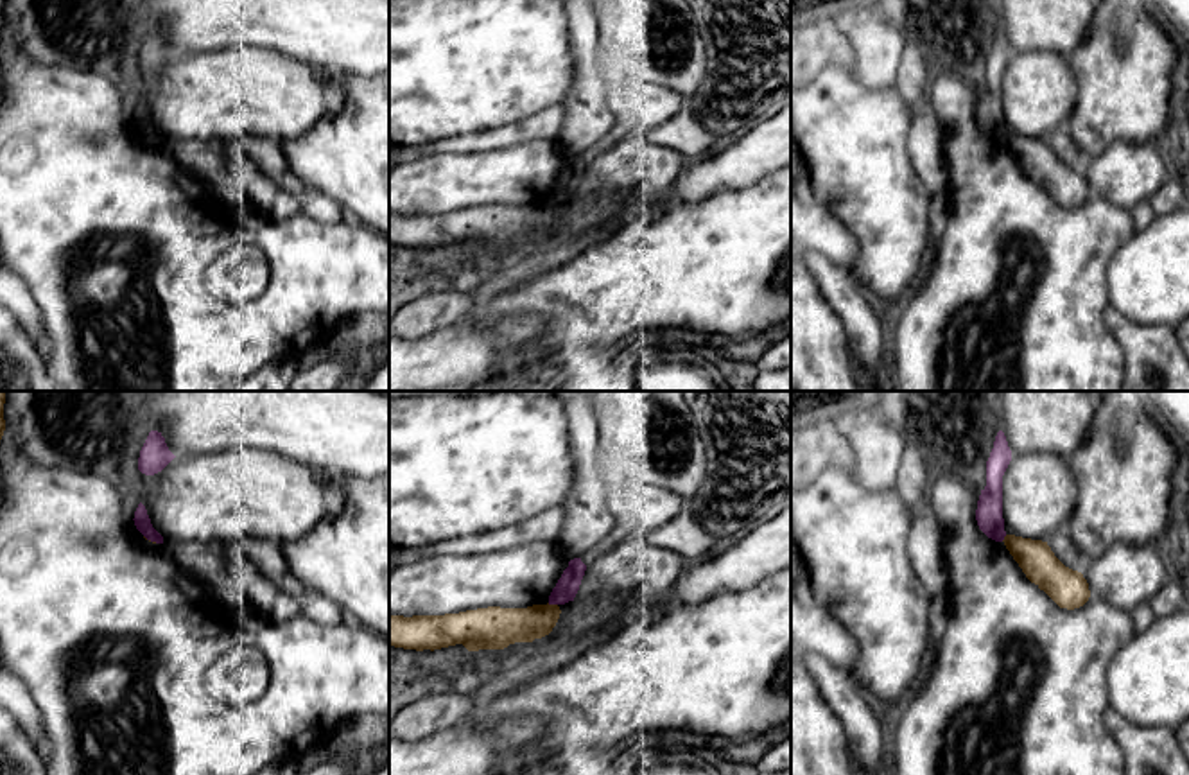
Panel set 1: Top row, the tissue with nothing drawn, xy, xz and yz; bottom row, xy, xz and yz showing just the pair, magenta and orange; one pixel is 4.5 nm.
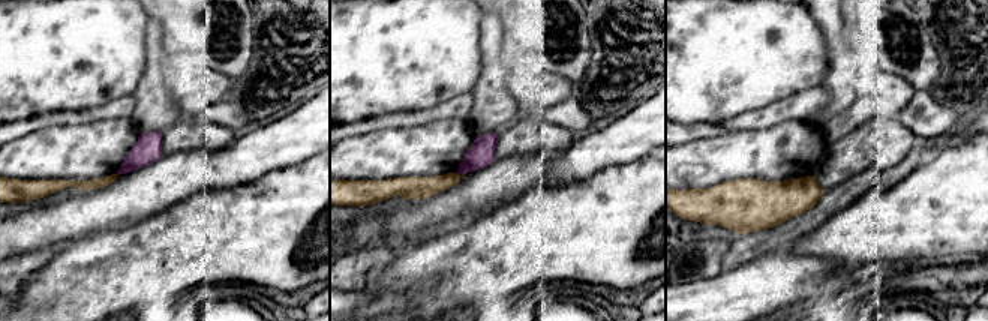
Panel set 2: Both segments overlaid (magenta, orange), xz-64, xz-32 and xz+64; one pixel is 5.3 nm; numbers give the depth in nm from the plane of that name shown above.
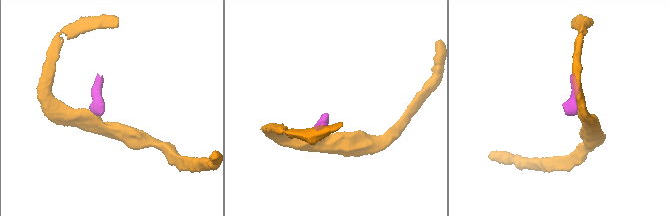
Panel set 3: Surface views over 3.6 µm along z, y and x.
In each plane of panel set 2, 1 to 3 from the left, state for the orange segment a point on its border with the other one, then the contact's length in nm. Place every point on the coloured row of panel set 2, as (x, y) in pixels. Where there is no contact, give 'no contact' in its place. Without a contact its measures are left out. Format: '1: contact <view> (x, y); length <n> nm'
1: no contact
2: no contact
3: no contact

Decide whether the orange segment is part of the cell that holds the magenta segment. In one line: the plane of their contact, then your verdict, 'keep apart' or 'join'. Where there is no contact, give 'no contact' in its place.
contact in xz; join

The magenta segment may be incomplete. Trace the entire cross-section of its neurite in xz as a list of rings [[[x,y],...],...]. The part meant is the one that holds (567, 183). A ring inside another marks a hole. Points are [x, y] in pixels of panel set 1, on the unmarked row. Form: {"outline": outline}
{"outline": [[[581,156],[570,158],[547,203],[488,205],[445,213],[389,213],[389,244],[434,249],[463,242],[468,249],[479,249],[533,240],[552,230],[561,212],[560,205],[574,199],[585,169]]]}

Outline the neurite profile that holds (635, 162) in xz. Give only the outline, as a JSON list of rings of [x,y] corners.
[[[631,135],[586,165],[574,199],[592,194],[628,196],[635,188],[662,192],[681,174],[689,160],[646,135]]]

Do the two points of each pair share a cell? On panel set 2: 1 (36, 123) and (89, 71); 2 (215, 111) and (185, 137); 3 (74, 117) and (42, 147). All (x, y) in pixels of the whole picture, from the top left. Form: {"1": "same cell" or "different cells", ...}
{"1": "different cells", "2": "different cells", "3": "different cells"}

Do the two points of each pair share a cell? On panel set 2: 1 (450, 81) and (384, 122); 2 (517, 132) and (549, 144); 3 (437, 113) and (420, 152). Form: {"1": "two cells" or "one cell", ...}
{"1": "two cells", "2": "one cell", "3": "two cells"}

